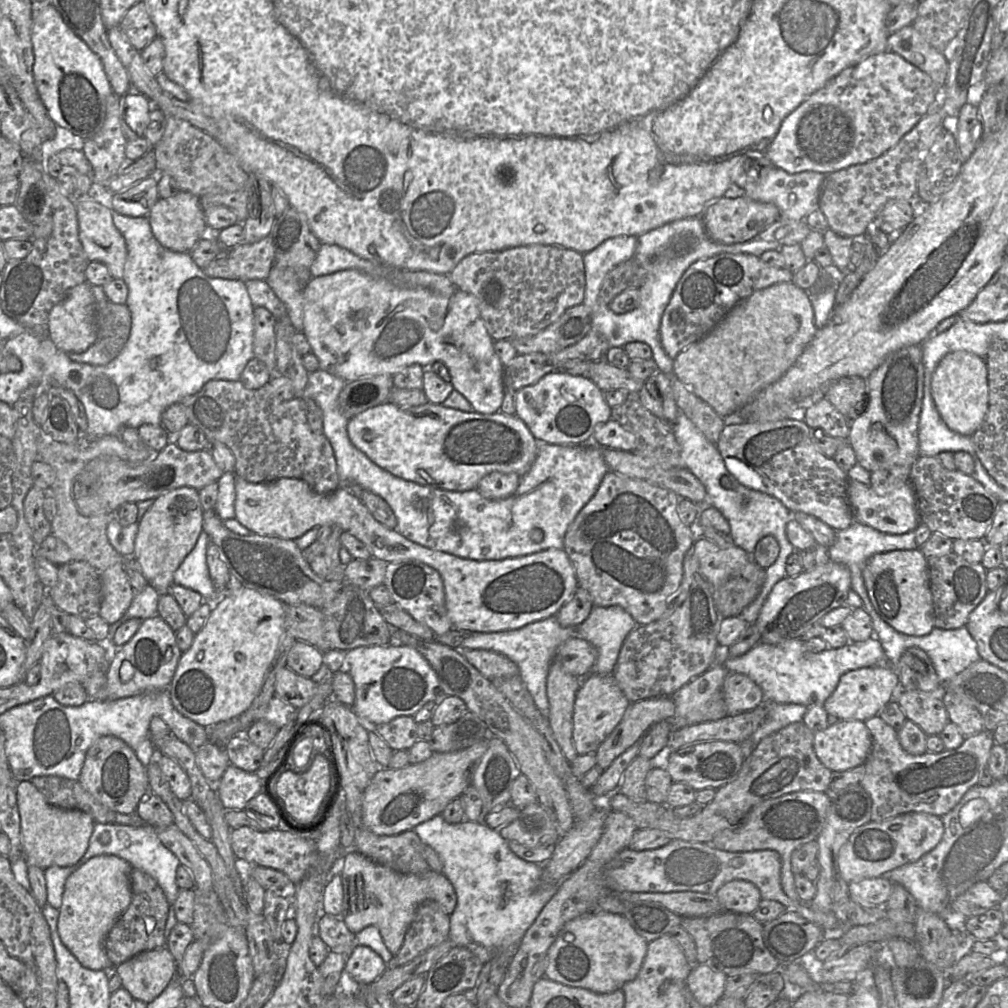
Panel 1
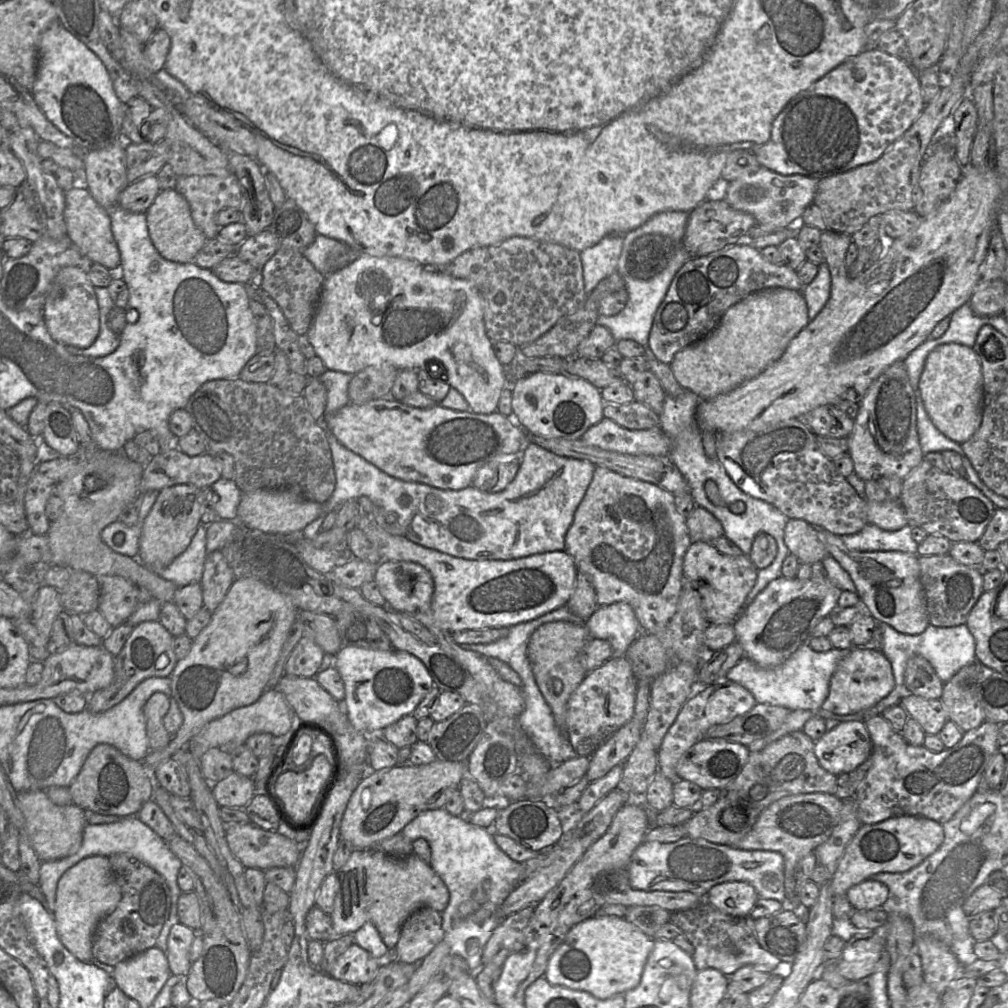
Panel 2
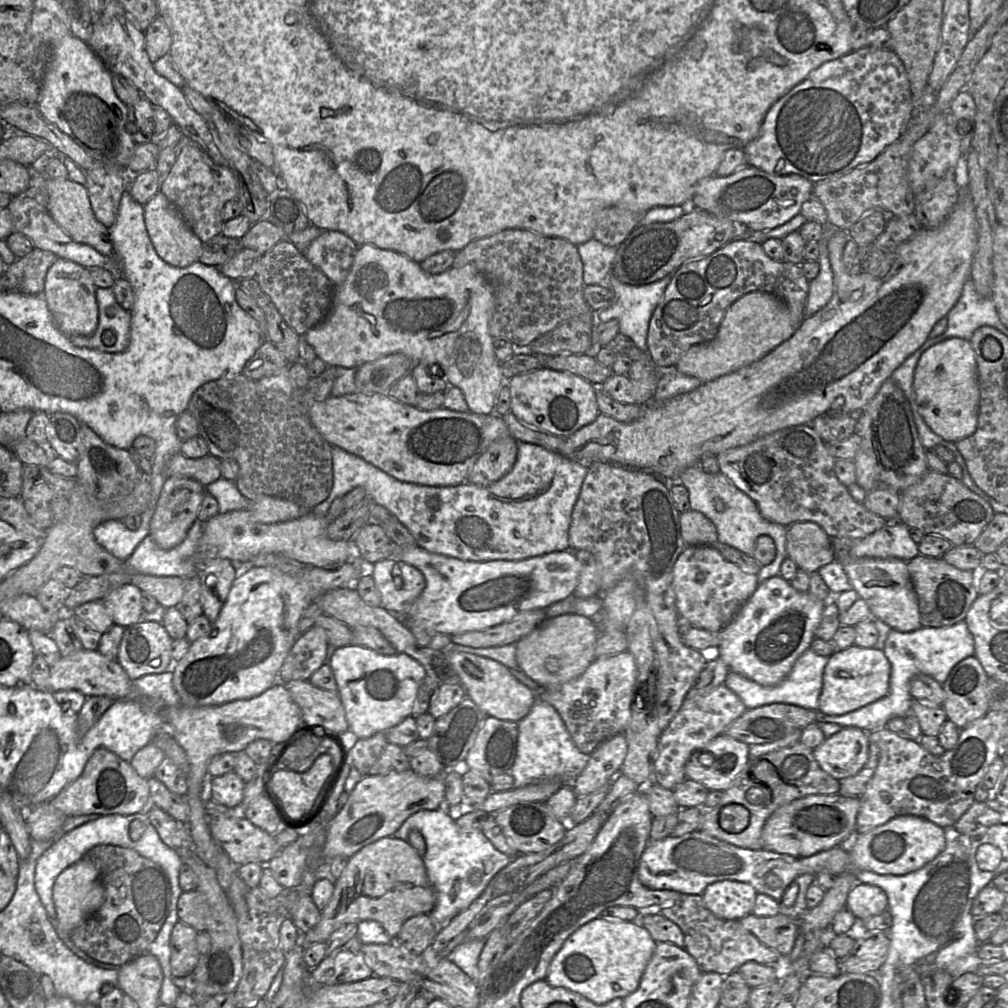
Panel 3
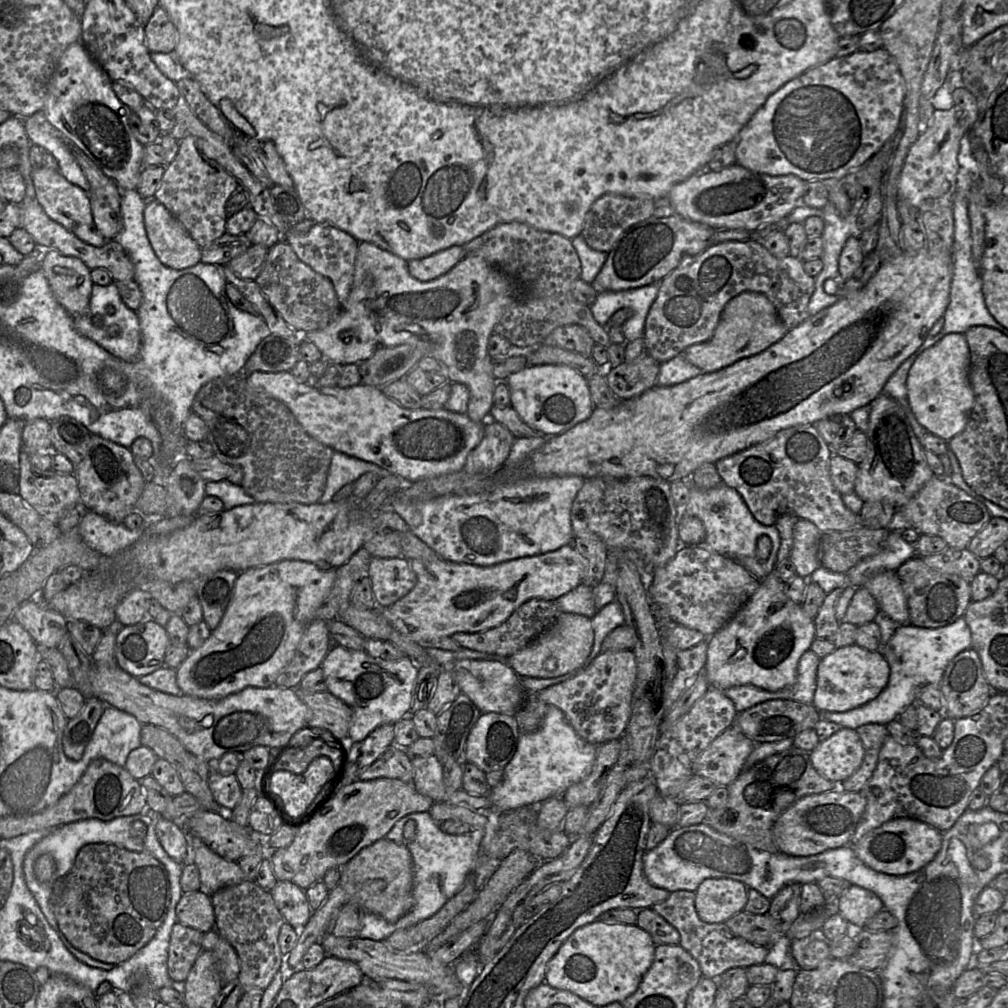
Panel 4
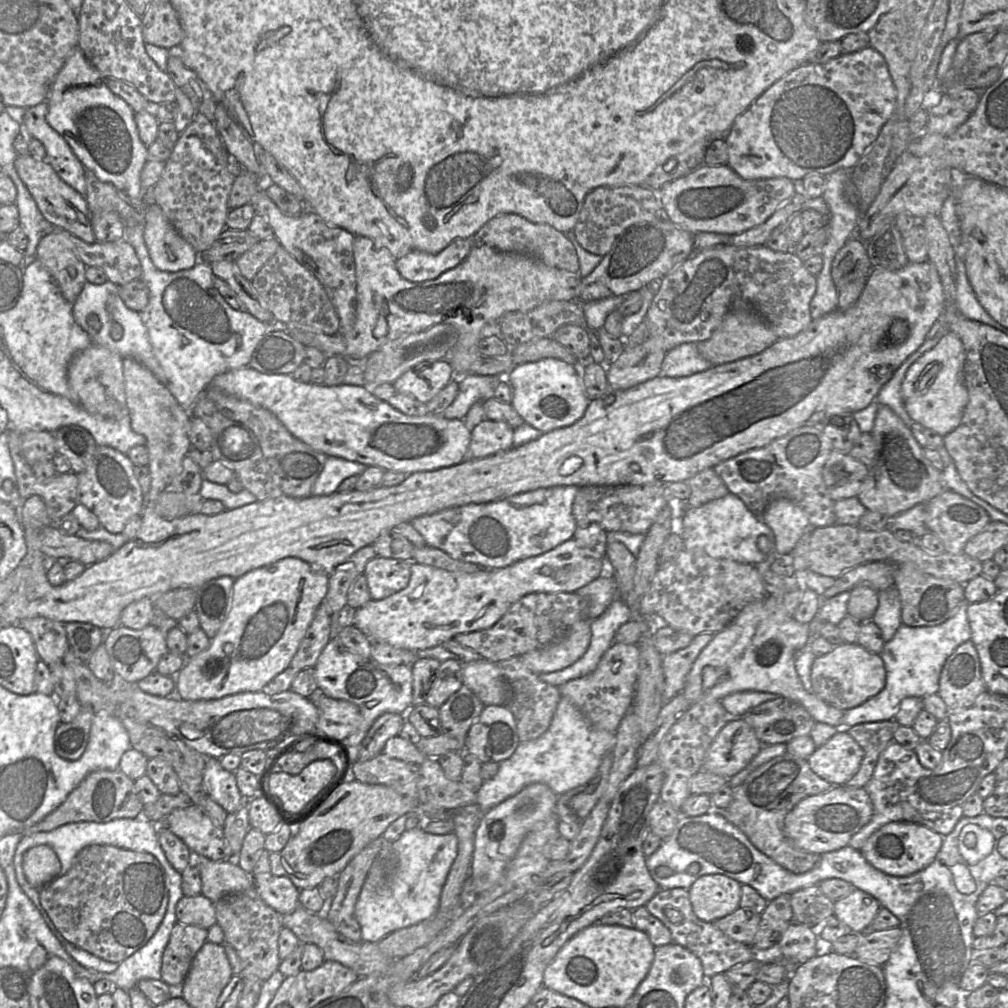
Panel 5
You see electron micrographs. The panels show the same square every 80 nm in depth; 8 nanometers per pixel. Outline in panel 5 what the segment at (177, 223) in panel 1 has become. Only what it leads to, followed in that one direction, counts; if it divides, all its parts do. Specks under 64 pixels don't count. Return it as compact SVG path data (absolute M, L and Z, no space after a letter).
M156 203L144 206L144 240L151 261L161 271L178 272L190 269L200 260L199 254L180 236Z

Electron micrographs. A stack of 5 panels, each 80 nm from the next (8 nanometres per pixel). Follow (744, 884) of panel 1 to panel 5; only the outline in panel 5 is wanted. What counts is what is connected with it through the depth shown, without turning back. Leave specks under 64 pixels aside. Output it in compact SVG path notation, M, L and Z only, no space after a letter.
M722 874L699 877L688 889L693 912L700 920L711 923L731 914L740 907L741 886Z

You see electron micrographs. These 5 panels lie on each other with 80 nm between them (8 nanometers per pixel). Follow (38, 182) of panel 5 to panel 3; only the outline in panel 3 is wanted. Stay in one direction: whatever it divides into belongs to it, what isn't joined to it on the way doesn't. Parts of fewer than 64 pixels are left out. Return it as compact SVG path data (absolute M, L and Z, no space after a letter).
M55 178L47 180L47 189L49 200L46 208L49 214L74 241L87 244L102 255L114 255L110 229L96 219L85 186L68 178Z

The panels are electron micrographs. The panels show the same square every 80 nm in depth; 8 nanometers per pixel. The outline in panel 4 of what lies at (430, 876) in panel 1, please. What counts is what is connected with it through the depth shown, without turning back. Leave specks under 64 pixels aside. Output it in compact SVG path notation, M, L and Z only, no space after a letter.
M382 838L369 846L362 848L353 858L351 858L344 867L338 885L329 891L328 897L323 905L316 911L313 911L308 923L299 930L299 938L292 949L286 955L285 963L291 969L300 967L301 960L307 950L315 943L320 943L324 935L331 933L331 922L335 919L340 909L348 904L356 904L360 910L377 914L390 923L395 923L400 917L409 912L414 906L412 896L413 889L413 860L410 851L404 843L395 843L387 838Z

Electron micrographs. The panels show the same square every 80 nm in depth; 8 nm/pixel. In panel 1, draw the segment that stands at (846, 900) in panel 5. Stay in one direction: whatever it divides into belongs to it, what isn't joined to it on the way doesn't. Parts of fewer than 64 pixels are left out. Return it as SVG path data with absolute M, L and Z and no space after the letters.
M883 877L866 878L849 884L849 896L862 906L884 906L893 886L894 883Z

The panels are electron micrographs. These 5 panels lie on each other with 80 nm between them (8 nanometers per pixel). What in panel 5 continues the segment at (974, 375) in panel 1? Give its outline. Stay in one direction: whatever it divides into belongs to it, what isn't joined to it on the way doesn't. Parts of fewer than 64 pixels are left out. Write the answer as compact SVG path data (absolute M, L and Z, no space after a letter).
M954 333L944 335L906 371L901 385L902 400L909 417L940 436L952 432L961 422L969 395L964 382L965 350Z

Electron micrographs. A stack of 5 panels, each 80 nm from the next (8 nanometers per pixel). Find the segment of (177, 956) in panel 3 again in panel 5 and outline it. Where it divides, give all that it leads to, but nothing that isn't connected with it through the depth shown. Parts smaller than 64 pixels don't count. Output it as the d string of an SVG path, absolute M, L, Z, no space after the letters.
M177 922L163 952L161 980L168 985L184 982L193 958L207 941L208 930Z

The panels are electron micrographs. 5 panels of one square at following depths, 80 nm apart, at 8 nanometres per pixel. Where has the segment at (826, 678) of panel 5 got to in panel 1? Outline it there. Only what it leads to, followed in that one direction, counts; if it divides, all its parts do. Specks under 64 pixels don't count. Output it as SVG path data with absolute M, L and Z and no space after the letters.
M889 664L851 670L841 676L836 689L823 706L829 715L836 716L840 720L865 722L869 718L879 715L883 707L893 700L897 695L899 684L899 675Z

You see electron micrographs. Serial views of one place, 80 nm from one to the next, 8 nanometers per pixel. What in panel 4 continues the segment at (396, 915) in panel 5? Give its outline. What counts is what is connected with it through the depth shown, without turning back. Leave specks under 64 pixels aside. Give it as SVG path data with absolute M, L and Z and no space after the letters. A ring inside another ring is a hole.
M413 812L399 819L385 838L395 843L404 843L411 853L413 860L413 908L400 917L395 923L386 921L383 917L360 910L361 930L359 938L385 941L397 930L413 926L425 919L430 918L438 912L448 899L455 896L464 887L467 875L473 871L477 872L474 886L481 890L490 877L499 867L501 861L482 855L480 851L480 839L476 835L463 834L451 835L440 829L439 822L435 821L429 812ZM409 820L414 820L416 836L412 841L405 841L403 829Z

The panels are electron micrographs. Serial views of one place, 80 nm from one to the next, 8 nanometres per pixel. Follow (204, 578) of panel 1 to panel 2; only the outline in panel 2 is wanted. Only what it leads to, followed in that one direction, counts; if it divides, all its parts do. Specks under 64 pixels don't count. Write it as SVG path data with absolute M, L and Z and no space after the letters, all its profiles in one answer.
M200 523L188 548L169 566L155 572L177 587L201 583L207 558L207 526Z

